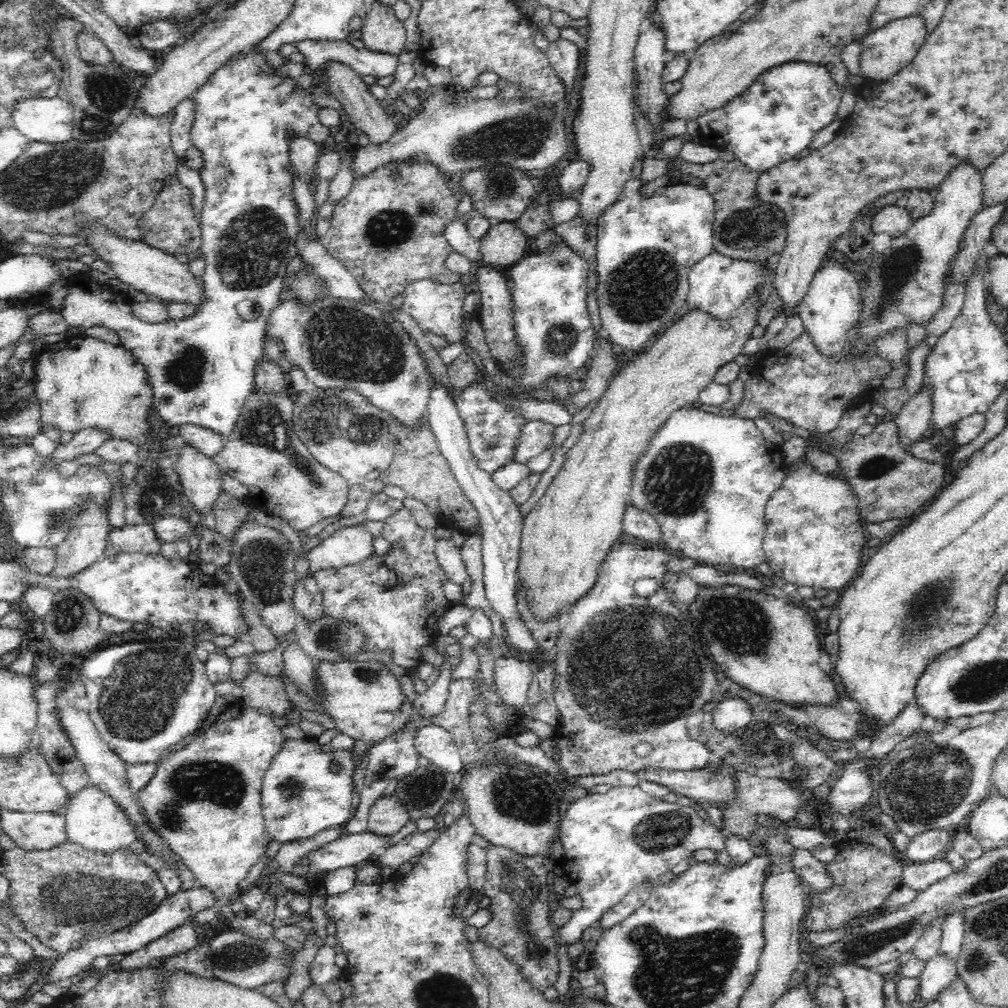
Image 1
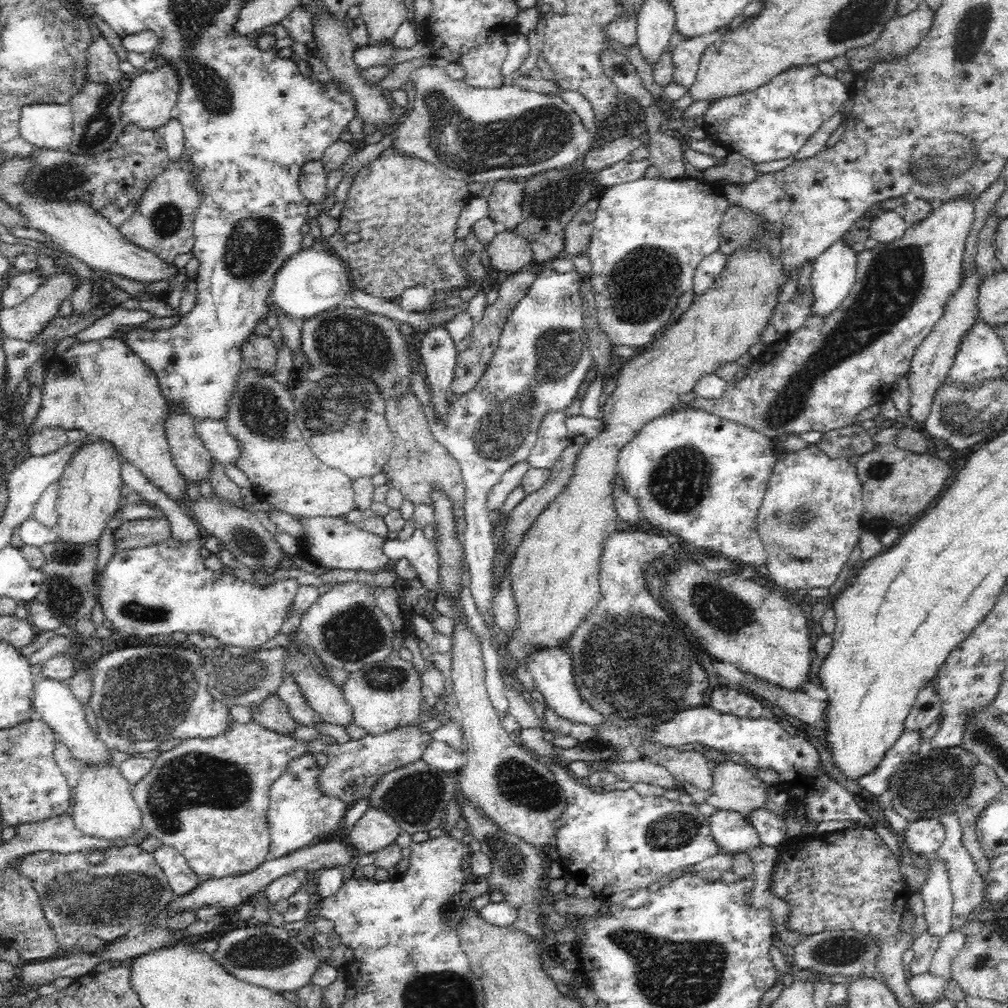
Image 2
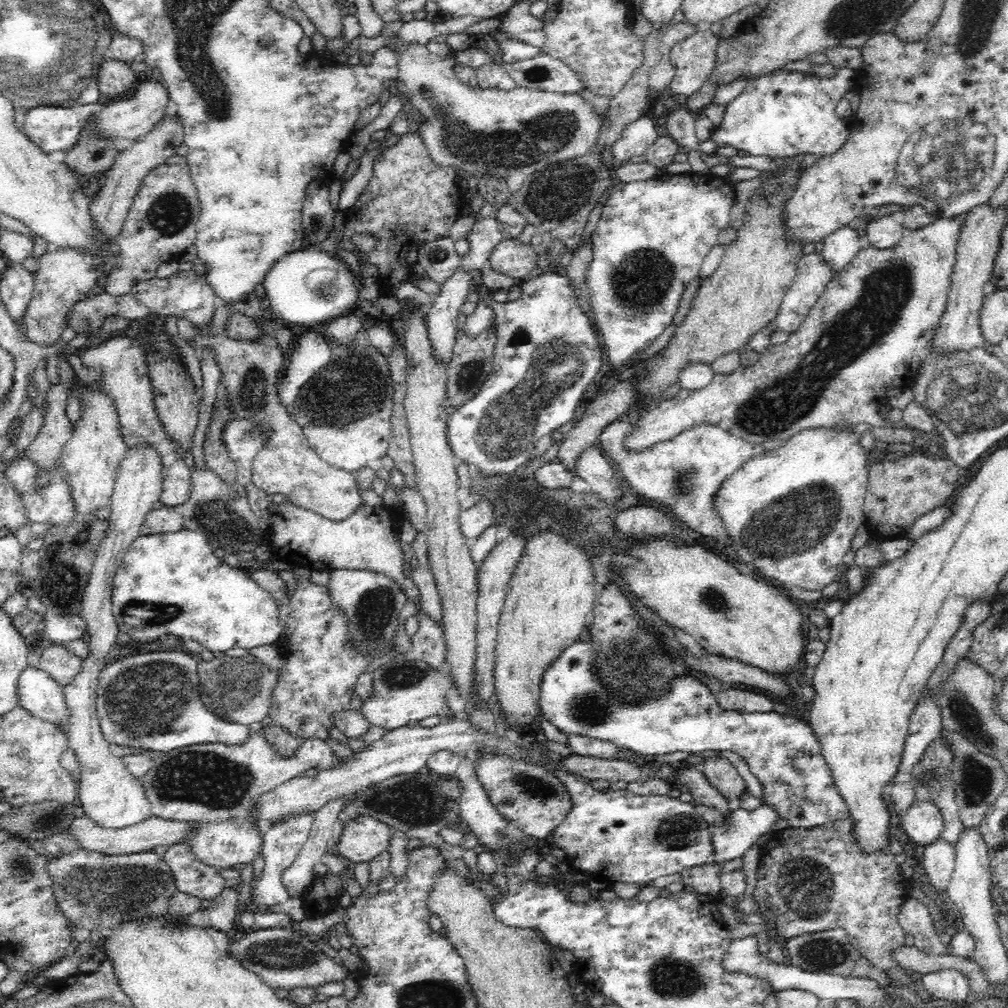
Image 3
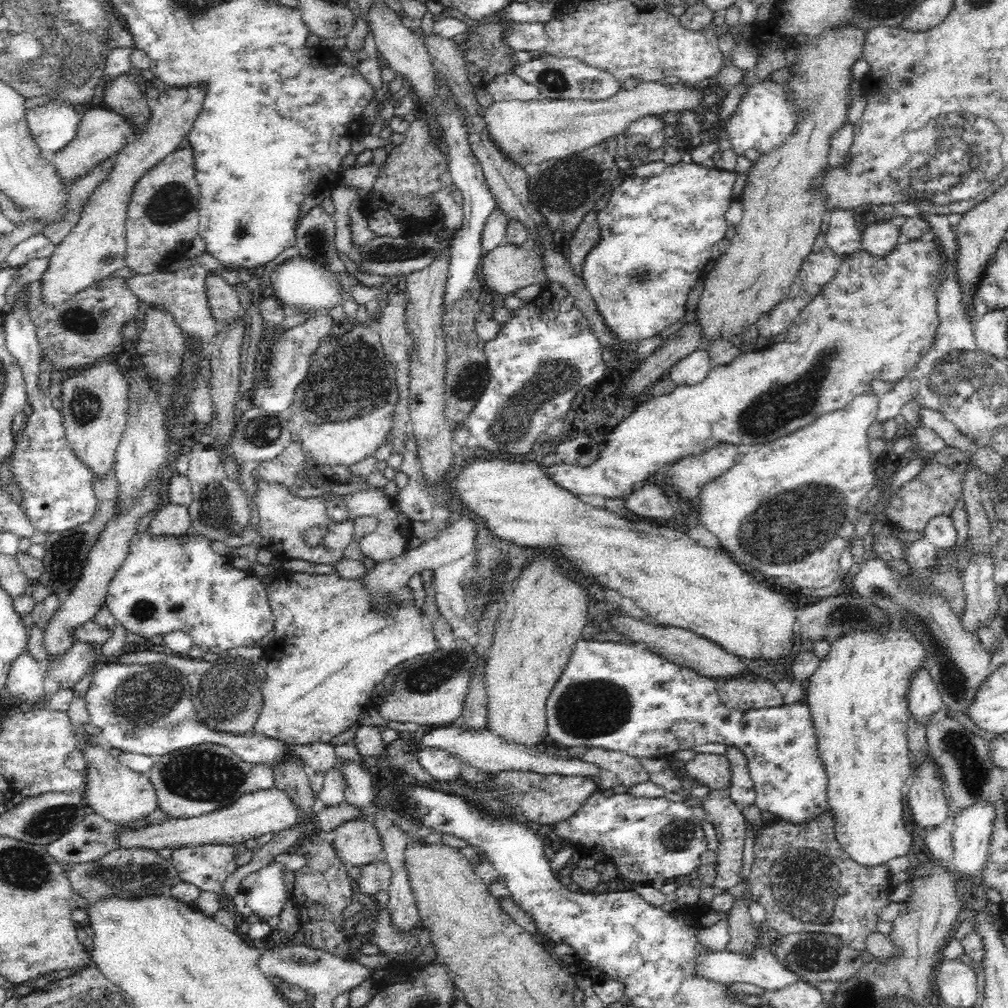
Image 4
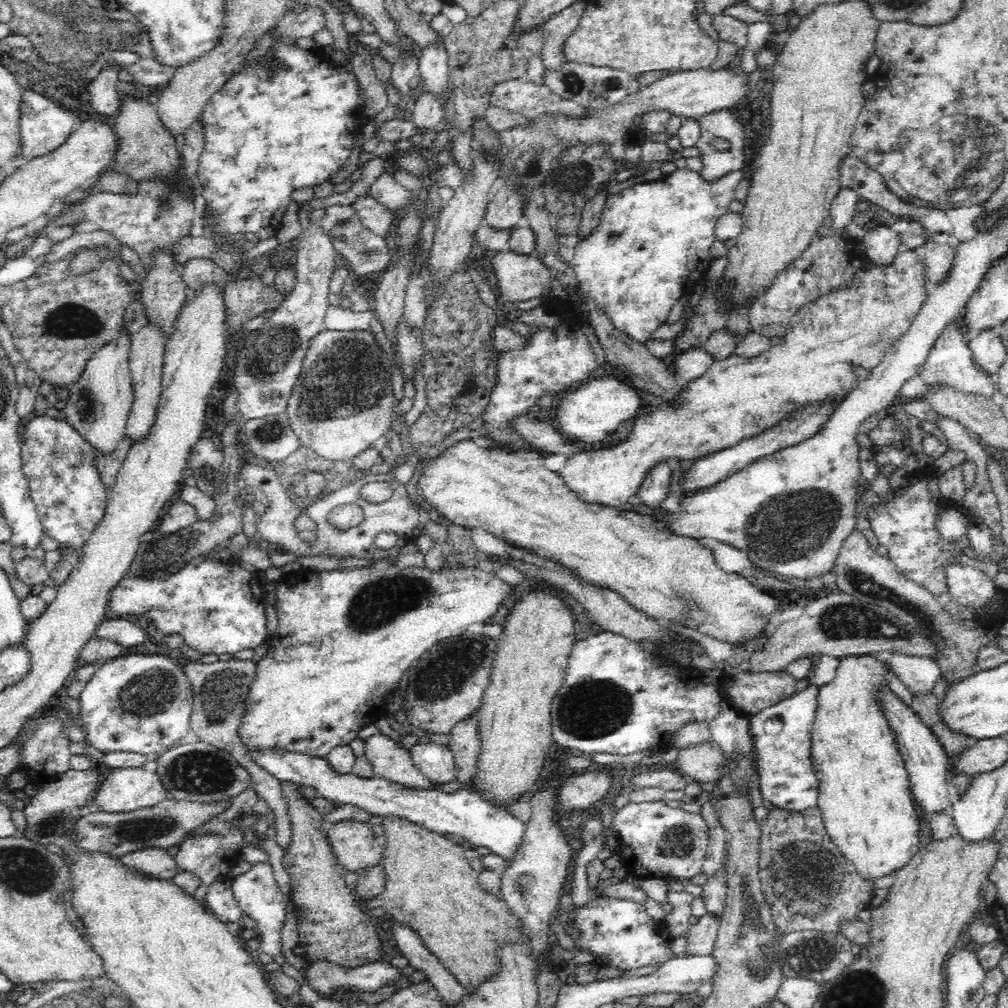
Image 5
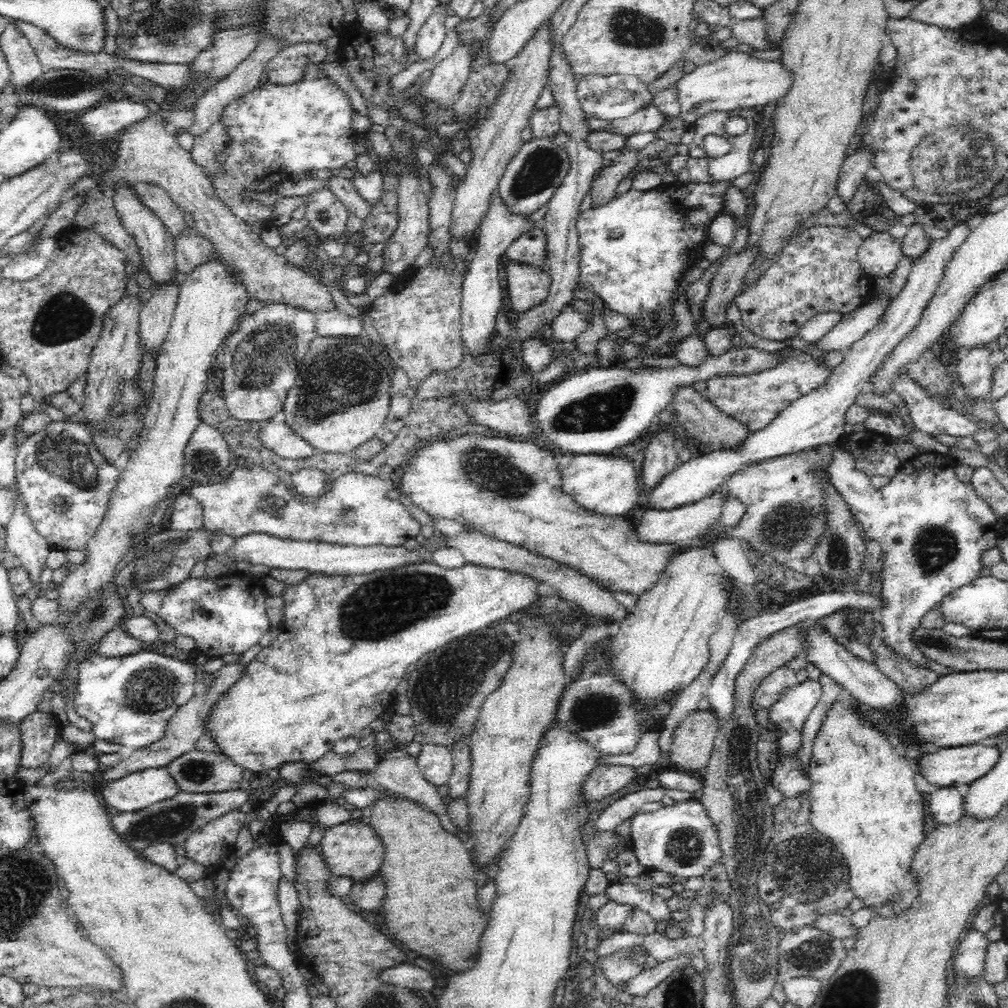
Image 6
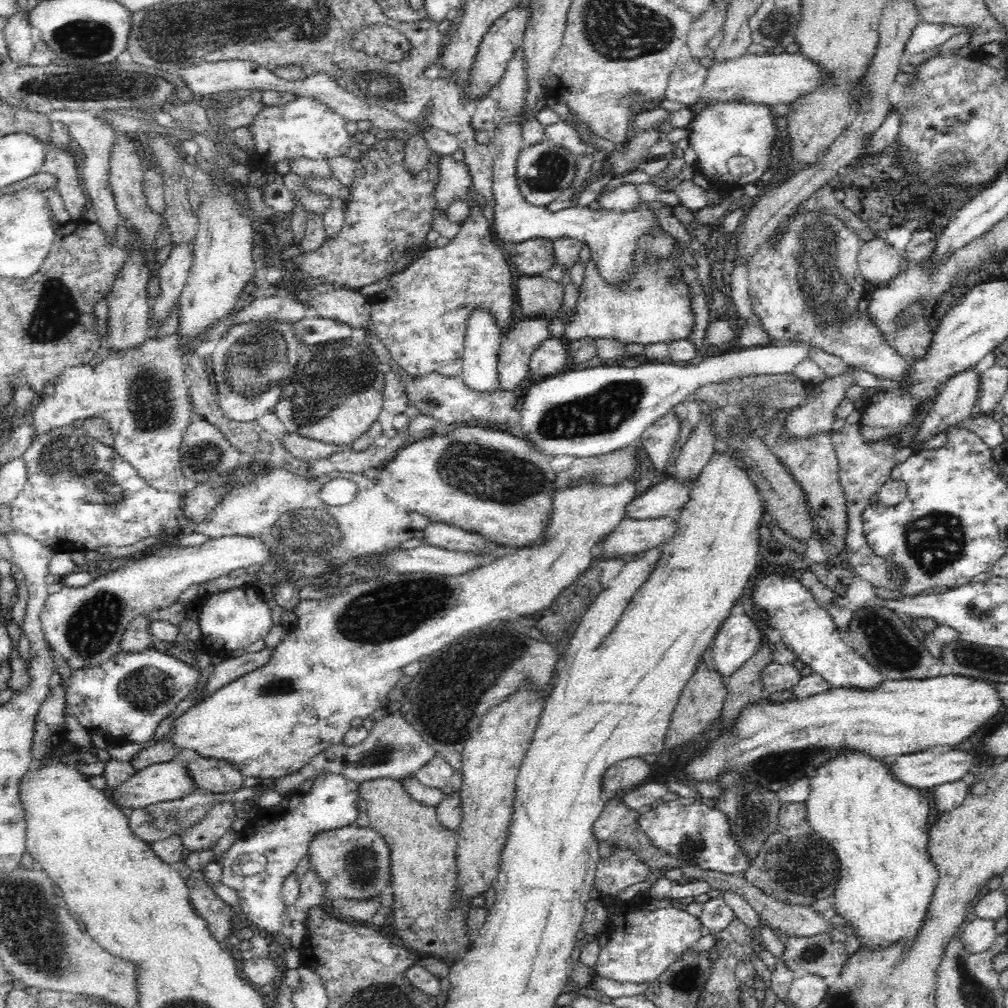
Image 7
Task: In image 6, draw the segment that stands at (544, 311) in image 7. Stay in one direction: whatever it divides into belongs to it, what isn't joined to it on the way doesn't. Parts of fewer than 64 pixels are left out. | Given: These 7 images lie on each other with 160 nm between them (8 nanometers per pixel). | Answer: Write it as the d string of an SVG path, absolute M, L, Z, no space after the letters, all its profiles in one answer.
M509 260L506 264L506 280L511 307L517 314L544 302L550 292L551 276L534 266Z

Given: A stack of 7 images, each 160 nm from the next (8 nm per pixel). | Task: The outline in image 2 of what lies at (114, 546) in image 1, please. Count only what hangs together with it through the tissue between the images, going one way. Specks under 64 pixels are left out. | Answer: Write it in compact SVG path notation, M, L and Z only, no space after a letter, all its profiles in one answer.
M160 518L125 520L113 531L114 545L118 548L148 546L172 535L170 519Z

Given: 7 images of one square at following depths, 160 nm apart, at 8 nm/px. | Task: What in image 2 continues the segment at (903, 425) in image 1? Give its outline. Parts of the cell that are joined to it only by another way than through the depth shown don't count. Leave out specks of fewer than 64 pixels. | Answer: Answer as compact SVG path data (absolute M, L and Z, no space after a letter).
M976 261L965 270L965 277L959 287L946 299L942 318L934 324L932 331L916 348L910 366L908 383L910 383L910 416L915 423L925 422L931 409L936 390L940 388L948 377L949 370L956 361L957 353L961 348L963 337L970 334L975 321L979 318L979 290L986 276L978 271Z

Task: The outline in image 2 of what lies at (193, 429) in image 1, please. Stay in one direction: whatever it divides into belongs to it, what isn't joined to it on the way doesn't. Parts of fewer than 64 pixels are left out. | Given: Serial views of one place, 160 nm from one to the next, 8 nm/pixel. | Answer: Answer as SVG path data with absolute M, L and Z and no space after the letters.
M205 418L197 421L197 431L213 459L234 465L243 454L243 444L228 430L225 419Z

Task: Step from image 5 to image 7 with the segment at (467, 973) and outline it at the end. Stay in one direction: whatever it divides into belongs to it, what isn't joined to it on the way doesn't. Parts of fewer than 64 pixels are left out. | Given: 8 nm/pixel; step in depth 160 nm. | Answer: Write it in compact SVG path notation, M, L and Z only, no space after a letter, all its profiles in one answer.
M377 778L359 783L360 796L366 802L368 827L378 832L388 844L391 854L390 891L394 895L394 905L390 911L389 921L396 929L403 942L424 956L439 958L448 963L454 962L470 950L471 944L464 931L468 906L453 908L451 902L458 882L456 877L456 849L458 834L442 827L437 818L437 810L417 802L409 794L402 781L393 778Z

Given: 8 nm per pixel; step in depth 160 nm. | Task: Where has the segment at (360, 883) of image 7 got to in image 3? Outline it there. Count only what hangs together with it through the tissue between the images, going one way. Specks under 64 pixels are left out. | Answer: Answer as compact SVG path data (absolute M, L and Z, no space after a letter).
M370 817L350 820L339 837L335 856L355 863L370 862L385 852L392 838L388 825Z

